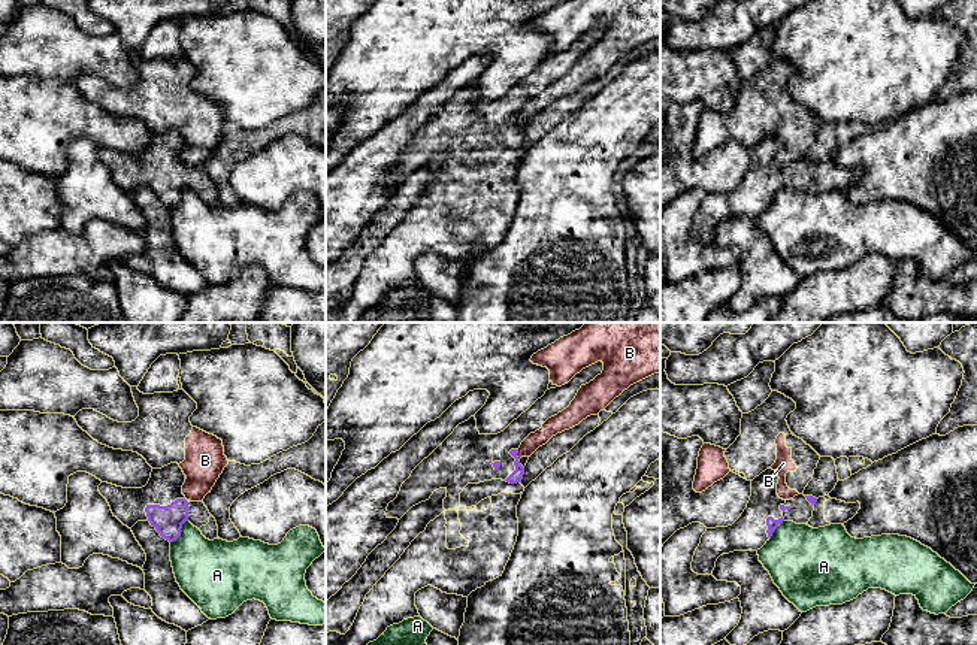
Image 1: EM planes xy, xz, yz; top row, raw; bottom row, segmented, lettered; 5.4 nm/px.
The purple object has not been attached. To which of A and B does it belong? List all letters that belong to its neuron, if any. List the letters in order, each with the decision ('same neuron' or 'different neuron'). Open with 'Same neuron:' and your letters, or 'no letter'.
Same neuron: no letter
A: different neuron
B: different neuron

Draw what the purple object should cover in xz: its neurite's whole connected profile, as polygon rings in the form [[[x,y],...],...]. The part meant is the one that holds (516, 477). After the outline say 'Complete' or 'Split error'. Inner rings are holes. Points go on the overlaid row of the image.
[[[598,361],[568,384],[550,388],[526,412],[497,434],[481,434],[475,417],[459,424],[454,431],[411,473],[397,497],[388,503],[387,518],[400,520],[412,506],[426,502],[439,490],[447,490],[444,509],[460,508],[460,493],[468,484],[502,479],[521,482],[524,467],[518,461],[521,442],[542,424],[566,409],[578,390],[604,370]]]. Split error

